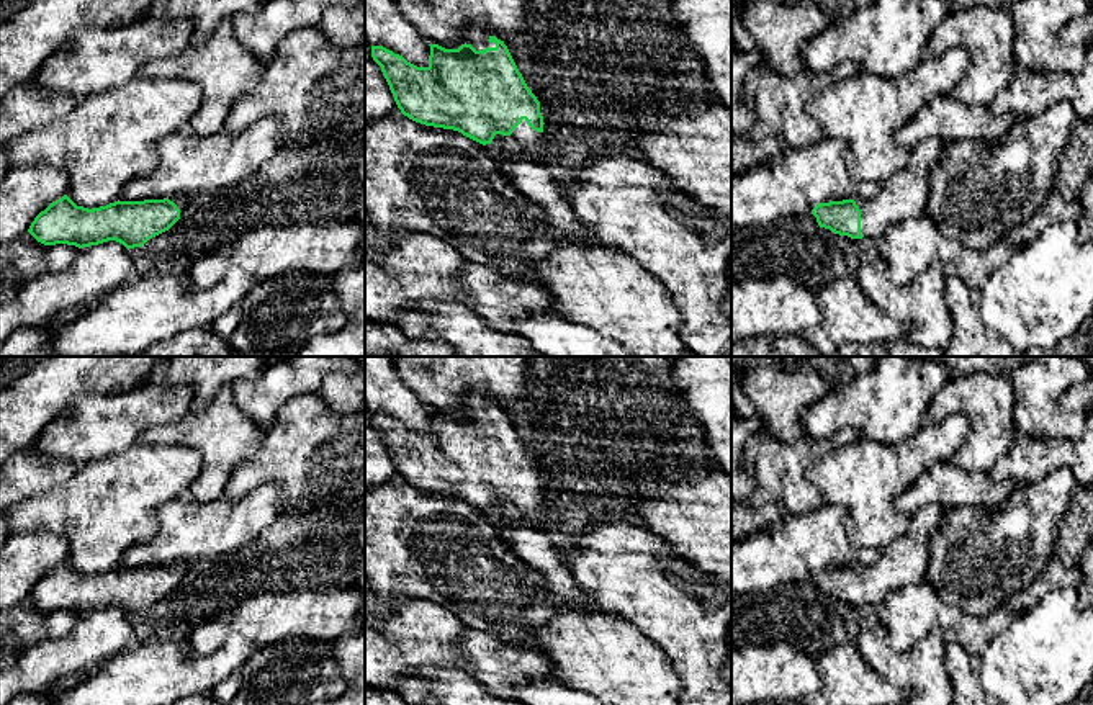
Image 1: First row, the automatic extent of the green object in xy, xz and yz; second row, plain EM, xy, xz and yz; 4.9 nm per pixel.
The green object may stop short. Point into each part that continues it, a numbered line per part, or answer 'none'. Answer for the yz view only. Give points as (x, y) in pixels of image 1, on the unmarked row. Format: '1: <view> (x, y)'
1: yz (904, 561)

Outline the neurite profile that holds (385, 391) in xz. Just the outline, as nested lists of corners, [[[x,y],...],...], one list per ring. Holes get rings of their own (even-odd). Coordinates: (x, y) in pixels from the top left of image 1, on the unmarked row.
[[[365,357],[365,407],[429,433],[430,412],[399,376],[393,357]]]

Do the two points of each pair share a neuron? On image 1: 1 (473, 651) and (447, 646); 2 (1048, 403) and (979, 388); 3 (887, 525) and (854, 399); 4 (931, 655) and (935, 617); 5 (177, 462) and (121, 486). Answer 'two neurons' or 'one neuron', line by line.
1: two neurons
2: two neurons
3: two neurons
4: two neurons
5: one neuron

